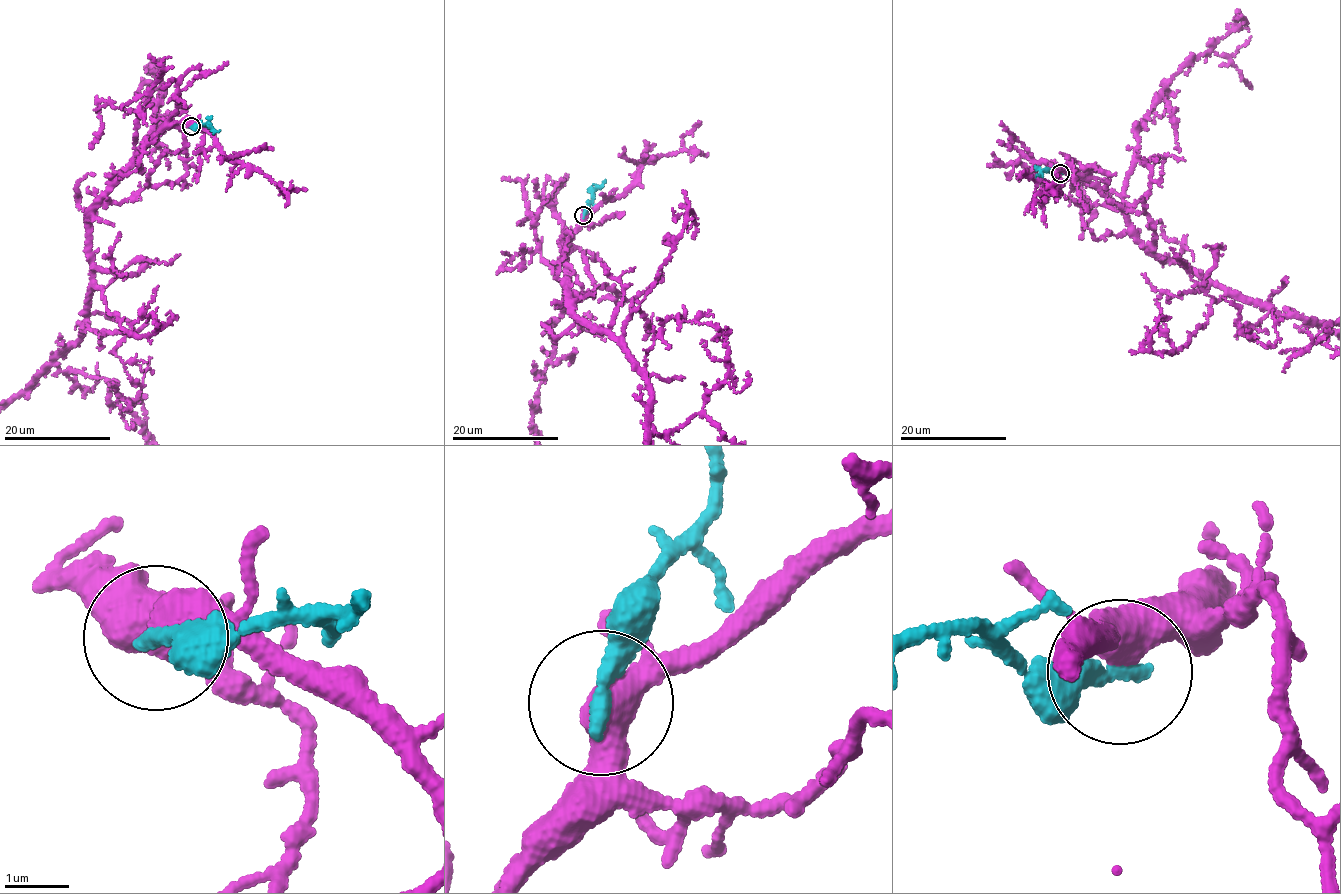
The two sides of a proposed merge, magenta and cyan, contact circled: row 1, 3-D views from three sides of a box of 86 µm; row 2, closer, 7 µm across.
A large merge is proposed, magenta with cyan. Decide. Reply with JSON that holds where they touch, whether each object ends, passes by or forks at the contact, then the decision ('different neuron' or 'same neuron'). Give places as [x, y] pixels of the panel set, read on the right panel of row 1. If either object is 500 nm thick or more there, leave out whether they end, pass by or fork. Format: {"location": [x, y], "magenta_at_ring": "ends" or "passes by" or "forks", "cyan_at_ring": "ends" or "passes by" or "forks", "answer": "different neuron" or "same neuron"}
{"location": [1060, 173], "magenta_at_ring": "passes by", "cyan_at_ring": "ends", "answer": "different neuron"}

